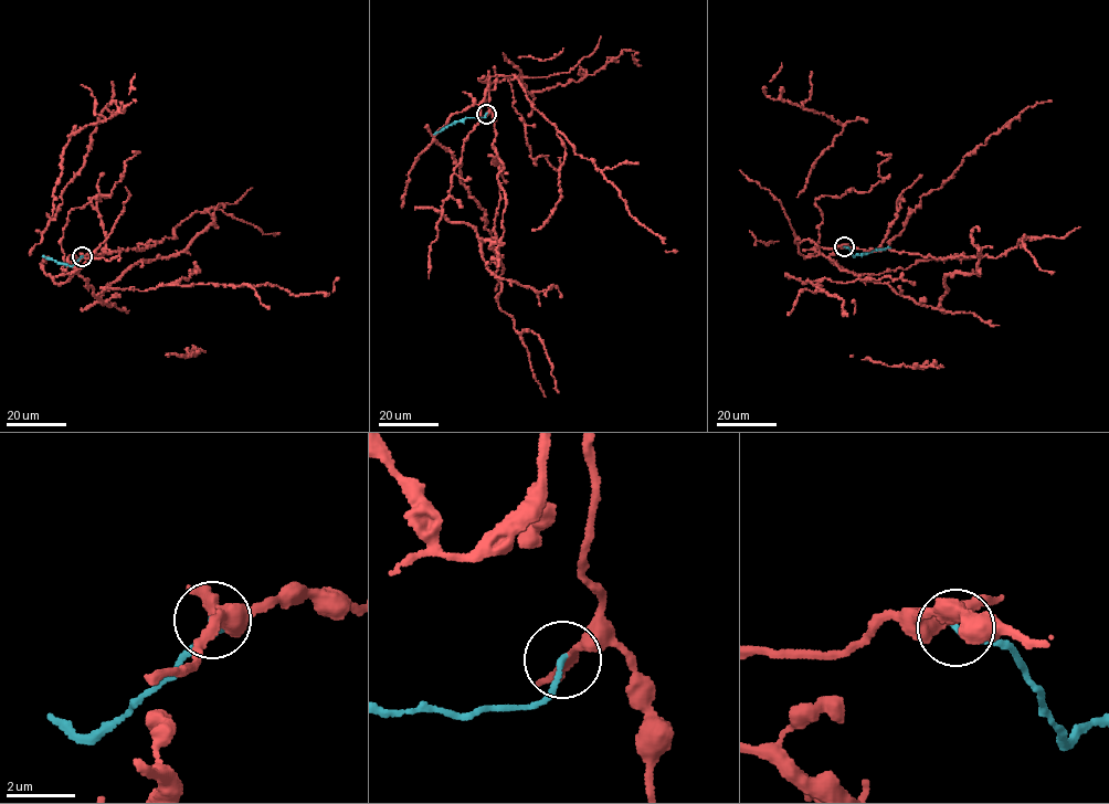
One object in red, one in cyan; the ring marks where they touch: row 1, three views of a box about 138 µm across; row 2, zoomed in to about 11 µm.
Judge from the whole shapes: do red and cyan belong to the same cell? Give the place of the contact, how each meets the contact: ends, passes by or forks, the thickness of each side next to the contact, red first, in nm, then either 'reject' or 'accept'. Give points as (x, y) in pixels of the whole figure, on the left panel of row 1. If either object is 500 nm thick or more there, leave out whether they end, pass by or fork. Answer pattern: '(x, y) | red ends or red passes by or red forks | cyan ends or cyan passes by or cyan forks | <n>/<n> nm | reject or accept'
(82, 256) | red passes by | cyan ends | 320/160 nm | reject

